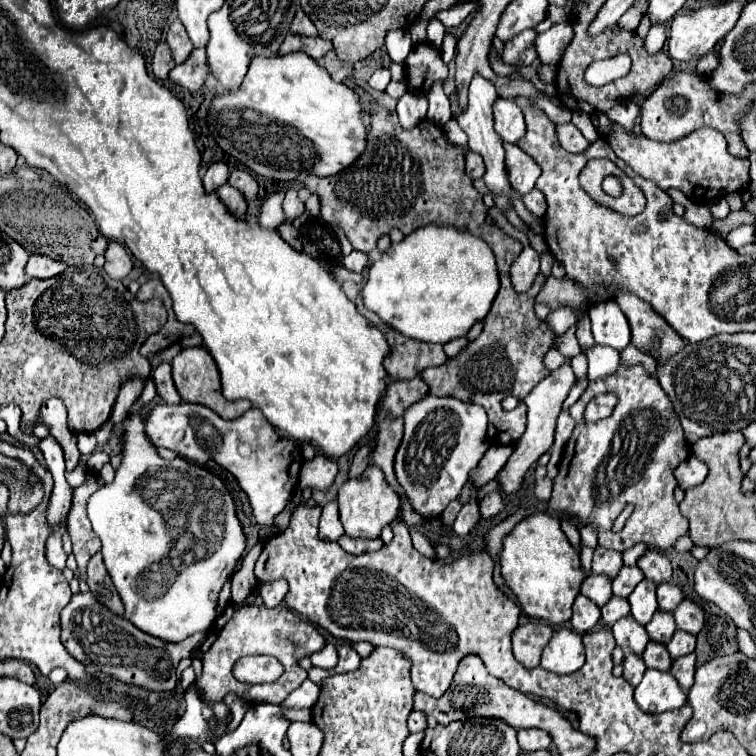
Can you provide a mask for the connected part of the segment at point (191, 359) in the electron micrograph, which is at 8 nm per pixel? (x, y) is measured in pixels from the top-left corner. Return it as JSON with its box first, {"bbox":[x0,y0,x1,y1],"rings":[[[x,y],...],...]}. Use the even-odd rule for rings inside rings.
{"bbox":[173,346,251,420],"rings":[[[195,346],[195,348],[185,348],[181,350],[173,362],[173,382],[177,386],[177,392],[181,394],[183,402],[195,402],[195,404],[203,404],[207,408],[211,408],[213,412],[217,412],[221,418],[225,420],[235,420],[239,418],[243,412],[247,412],[251,408],[251,404],[247,400],[237,400],[237,402],[229,402],[223,398],[221,394],[221,384],[219,384],[219,370],[215,366],[215,360],[211,358],[211,354],[201,348],[201,346]]]}

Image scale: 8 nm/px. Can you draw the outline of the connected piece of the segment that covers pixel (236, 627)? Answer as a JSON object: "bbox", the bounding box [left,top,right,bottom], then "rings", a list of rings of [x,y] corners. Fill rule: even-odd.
{"bbox":[193,594,325,704],"rings":[[[251,594],[241,604],[229,604],[225,612],[213,622],[213,626],[207,632],[207,640],[201,644],[199,656],[193,658],[193,668],[197,682],[195,686],[207,696],[209,702],[221,702],[227,692],[235,692],[243,696],[245,700],[253,702],[271,702],[281,704],[295,688],[299,688],[305,680],[305,670],[299,668],[299,660],[305,656],[311,656],[313,652],[321,650],[325,646],[325,638],[317,632],[315,626],[309,626],[305,622],[295,622],[295,614],[285,608],[283,604],[275,608],[265,608],[261,598],[257,594]],[[297,636],[303,636],[301,642],[295,642]],[[247,654],[273,654],[285,668],[279,680],[273,684],[243,684],[233,676],[233,666],[239,656]]]}

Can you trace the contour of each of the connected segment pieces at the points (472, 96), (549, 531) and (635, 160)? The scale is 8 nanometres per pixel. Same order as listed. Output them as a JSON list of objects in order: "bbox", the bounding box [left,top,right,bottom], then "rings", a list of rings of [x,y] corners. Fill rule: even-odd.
[{"bbox":[455,74,511,212],"rings":[[[479,74],[473,78],[471,86],[469,86],[469,106],[465,112],[461,112],[459,116],[455,116],[457,124],[461,126],[461,130],[469,136],[469,150],[485,156],[485,166],[487,166],[487,172],[483,176],[483,180],[487,182],[487,186],[491,188],[493,192],[493,198],[495,198],[495,206],[503,212],[505,208],[511,206],[509,202],[509,196],[507,192],[511,192],[511,186],[509,186],[509,180],[507,180],[507,170],[505,170],[505,150],[503,150],[503,142],[497,138],[497,132],[493,130],[493,102],[497,100],[497,92],[495,92],[495,86],[481,78]]]},{"bbox":[499,512,589,628],"rings":[[[539,512],[521,520],[505,538],[499,554],[501,576],[509,590],[517,596],[523,614],[555,628],[571,620],[571,606],[579,594],[581,582],[589,576],[581,568],[579,552],[569,544],[559,526],[559,518]]]},{"bbox":[605,124,749,204],"rings":[[[615,124],[613,134],[605,138],[617,158],[623,158],[639,176],[653,180],[661,190],[681,190],[695,204],[709,204],[729,192],[743,190],[749,184],[749,160],[729,156],[727,140],[713,128],[699,128],[677,142],[655,142],[645,136],[633,136]]]}]

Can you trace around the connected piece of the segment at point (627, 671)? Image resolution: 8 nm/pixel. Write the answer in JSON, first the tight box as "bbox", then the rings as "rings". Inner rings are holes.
{"bbox":[623,652,647,686],"rings":[[[627,652],[625,654],[625,660],[623,660],[623,678],[631,684],[631,686],[637,686],[643,678],[643,672],[647,670],[645,662],[641,660],[639,654],[633,654],[633,652]]]}

